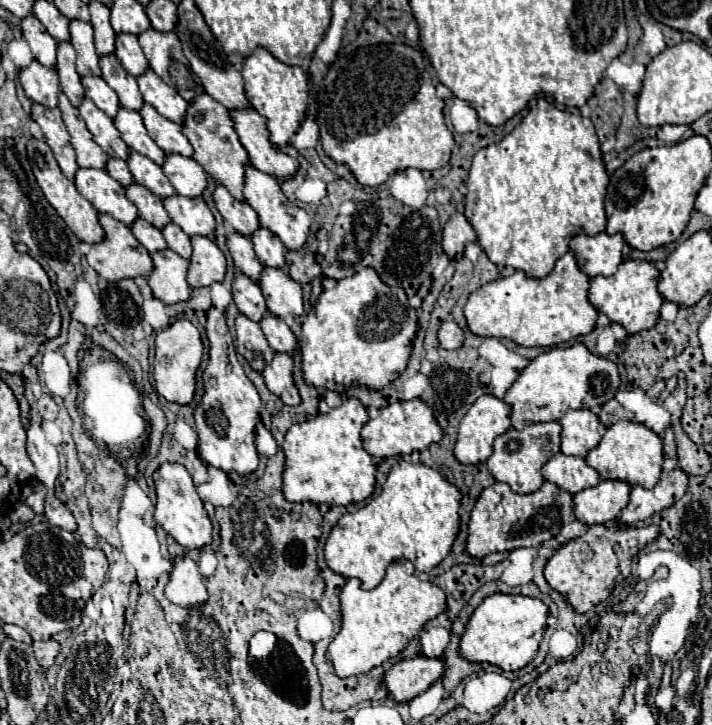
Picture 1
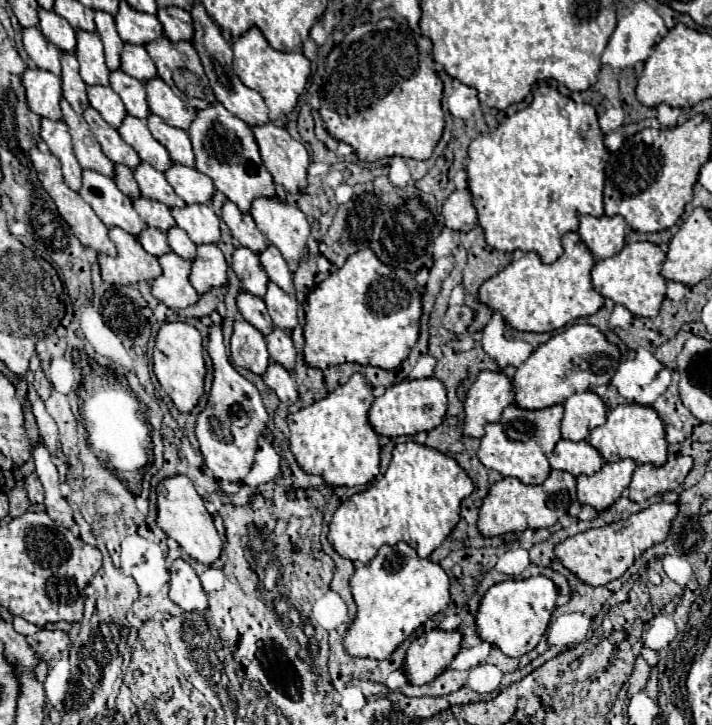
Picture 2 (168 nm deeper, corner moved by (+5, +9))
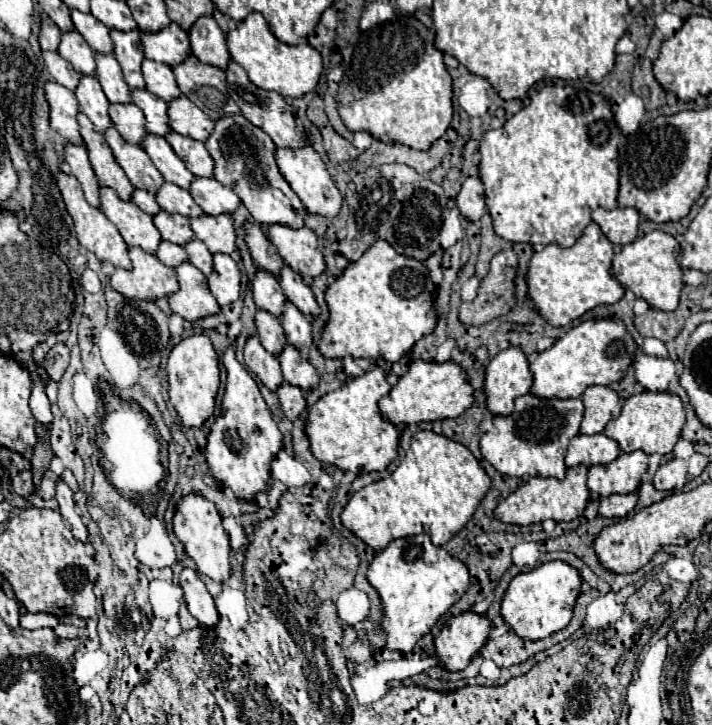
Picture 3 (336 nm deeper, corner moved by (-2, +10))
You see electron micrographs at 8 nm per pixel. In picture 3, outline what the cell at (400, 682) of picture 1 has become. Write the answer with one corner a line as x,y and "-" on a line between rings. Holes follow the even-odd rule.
463,612
451,616
433,640
435,658
449,672
463,670
487,642
491,622
485,616

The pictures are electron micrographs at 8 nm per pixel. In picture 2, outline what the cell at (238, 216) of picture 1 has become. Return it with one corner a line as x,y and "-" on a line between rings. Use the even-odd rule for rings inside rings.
228,201
228,203
222,207
222,219
224,219
224,223
228,225
232,237
234,237
240,245
252,249
256,255
262,253
262,251
266,251
266,247
268,247
266,237
256,229
256,223
252,221
252,217
240,213
240,209
238,209
232,201

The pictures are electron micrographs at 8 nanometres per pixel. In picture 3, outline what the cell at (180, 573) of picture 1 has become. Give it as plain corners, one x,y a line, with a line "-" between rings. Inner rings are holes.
183,568
181,572
181,588
185,592
185,602
189,612
199,620
201,626
215,626
219,622
219,614
203,580
197,576
193,568

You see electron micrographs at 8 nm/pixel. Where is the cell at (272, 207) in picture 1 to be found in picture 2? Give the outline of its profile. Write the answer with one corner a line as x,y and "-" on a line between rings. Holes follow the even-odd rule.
256,199
250,215
258,229
274,245
286,261
302,261
310,225
298,207
290,207
284,199

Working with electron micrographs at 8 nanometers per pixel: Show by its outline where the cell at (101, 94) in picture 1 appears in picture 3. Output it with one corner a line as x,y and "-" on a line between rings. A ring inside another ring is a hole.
131,102
131,104
109,104
109,116
117,132
131,144
141,146
141,140
145,136
145,116
143,112

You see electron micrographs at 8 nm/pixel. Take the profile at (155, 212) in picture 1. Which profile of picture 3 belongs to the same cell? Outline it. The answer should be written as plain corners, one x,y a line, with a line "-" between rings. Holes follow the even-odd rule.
157,212
153,216
153,224
159,230
163,240
175,242
179,246
183,246
185,242
189,242
193,238
193,230
189,228
189,218
181,216
181,214
171,214
171,212

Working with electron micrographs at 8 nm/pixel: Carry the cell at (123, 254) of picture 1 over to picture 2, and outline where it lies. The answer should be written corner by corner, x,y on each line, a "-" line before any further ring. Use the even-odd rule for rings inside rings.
110,229
110,239
116,245
118,255
100,255
102,279
110,285
136,285
138,281
154,281
162,275
162,267
156,257
148,255
144,247
122,229

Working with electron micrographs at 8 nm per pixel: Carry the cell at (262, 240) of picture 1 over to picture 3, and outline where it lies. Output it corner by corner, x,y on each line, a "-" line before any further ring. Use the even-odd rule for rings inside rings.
287,264
283,266
283,272
279,274
279,284
285,292
285,296
307,316
317,316
319,314
319,306
315,302
315,296
311,292
311,288
303,282
303,278
293,272
291,268
287,268

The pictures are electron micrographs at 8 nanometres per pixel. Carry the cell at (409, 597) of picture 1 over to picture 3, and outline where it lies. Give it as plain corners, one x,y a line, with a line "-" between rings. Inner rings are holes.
419,534
413,538
393,540
385,550
377,552
373,562
369,564
367,580
377,590
381,604
383,604
381,628
387,636
385,648
387,650
399,650
399,652
411,652
415,642
423,634
427,634
435,626
435,622
465,594
465,590
469,586
469,572
467,572
467,566
463,562
449,556
443,548
433,546
427,534

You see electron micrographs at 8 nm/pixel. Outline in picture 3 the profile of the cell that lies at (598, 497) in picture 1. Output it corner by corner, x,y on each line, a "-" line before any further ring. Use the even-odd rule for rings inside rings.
637,450
621,454
617,460
605,466
591,466
587,486
597,496
611,494
631,494
641,484
647,470
647,454

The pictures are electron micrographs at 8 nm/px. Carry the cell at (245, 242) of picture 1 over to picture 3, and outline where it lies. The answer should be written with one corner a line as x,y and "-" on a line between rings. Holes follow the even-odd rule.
259,268
251,290
253,290
253,298
255,298
257,308
263,308
275,316
281,316
283,302
287,300
287,296
283,294
279,280
275,280
275,276
271,276
271,272

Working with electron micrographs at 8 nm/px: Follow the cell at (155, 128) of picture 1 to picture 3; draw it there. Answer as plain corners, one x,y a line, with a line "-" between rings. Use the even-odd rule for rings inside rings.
169,132
165,138
171,144
171,148
175,150
175,154
185,162
189,172
193,172
195,176
207,176
207,178
213,176
213,160
209,152
205,150
203,142
191,140
177,132

